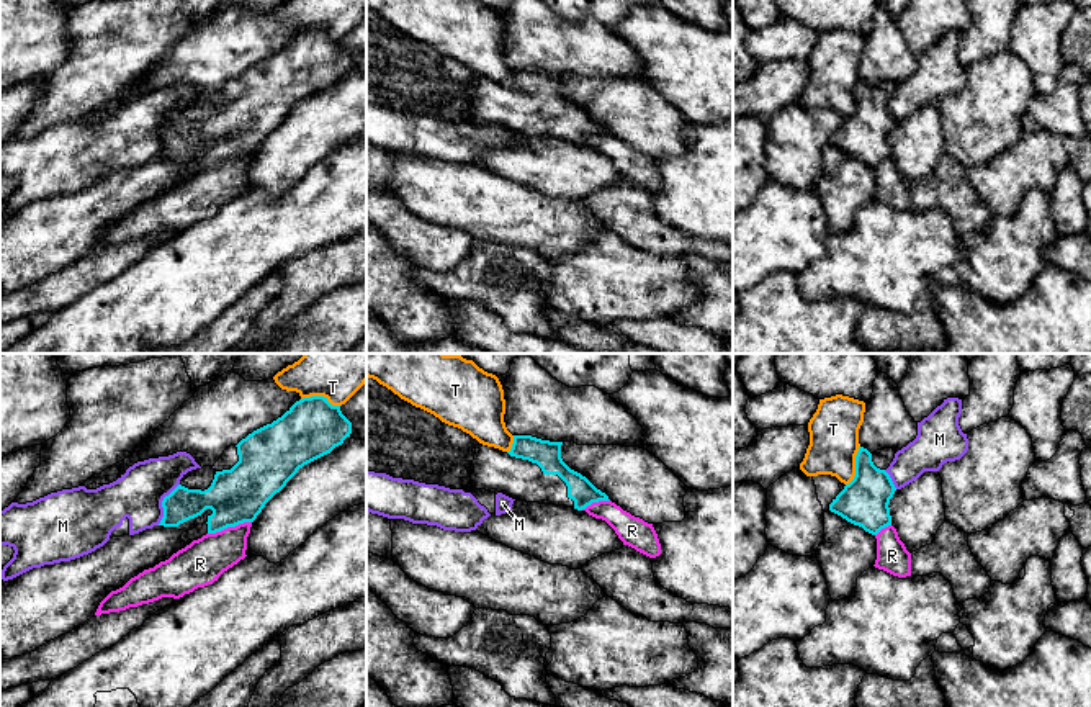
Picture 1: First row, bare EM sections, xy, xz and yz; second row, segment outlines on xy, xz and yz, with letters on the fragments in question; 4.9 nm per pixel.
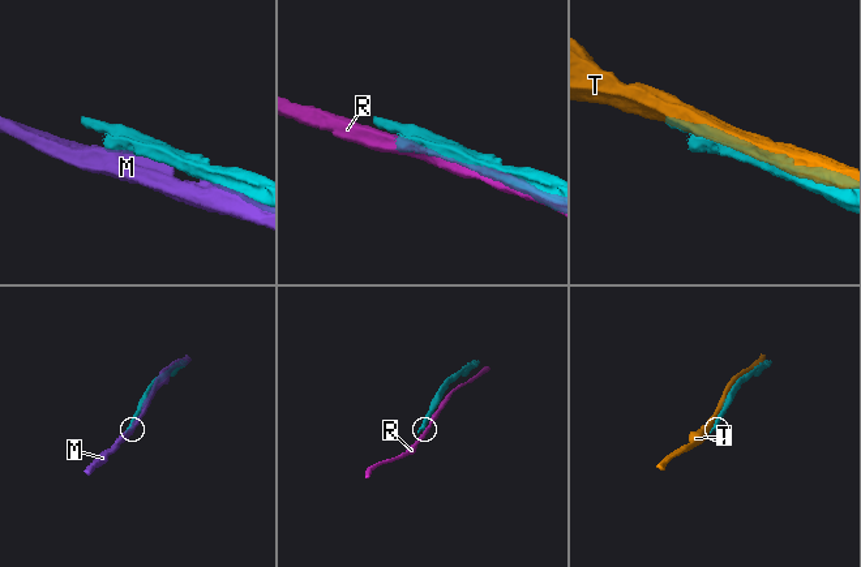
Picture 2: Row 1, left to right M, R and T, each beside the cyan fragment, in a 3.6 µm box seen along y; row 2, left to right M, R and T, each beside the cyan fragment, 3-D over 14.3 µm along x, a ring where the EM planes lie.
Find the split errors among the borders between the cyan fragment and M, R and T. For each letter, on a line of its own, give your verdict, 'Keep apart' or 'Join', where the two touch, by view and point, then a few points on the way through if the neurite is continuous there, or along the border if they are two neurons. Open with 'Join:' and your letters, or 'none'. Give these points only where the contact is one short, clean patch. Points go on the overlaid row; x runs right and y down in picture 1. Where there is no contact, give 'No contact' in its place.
Join: none
M: Keep apart. Touches cyan at xy (162, 504)
R: Keep apart. Touches cyan at xy (229, 526). Boundary: xy (251, 521), (208, 534)
T: Keep apart. Touches cyan at xy (321, 396)

